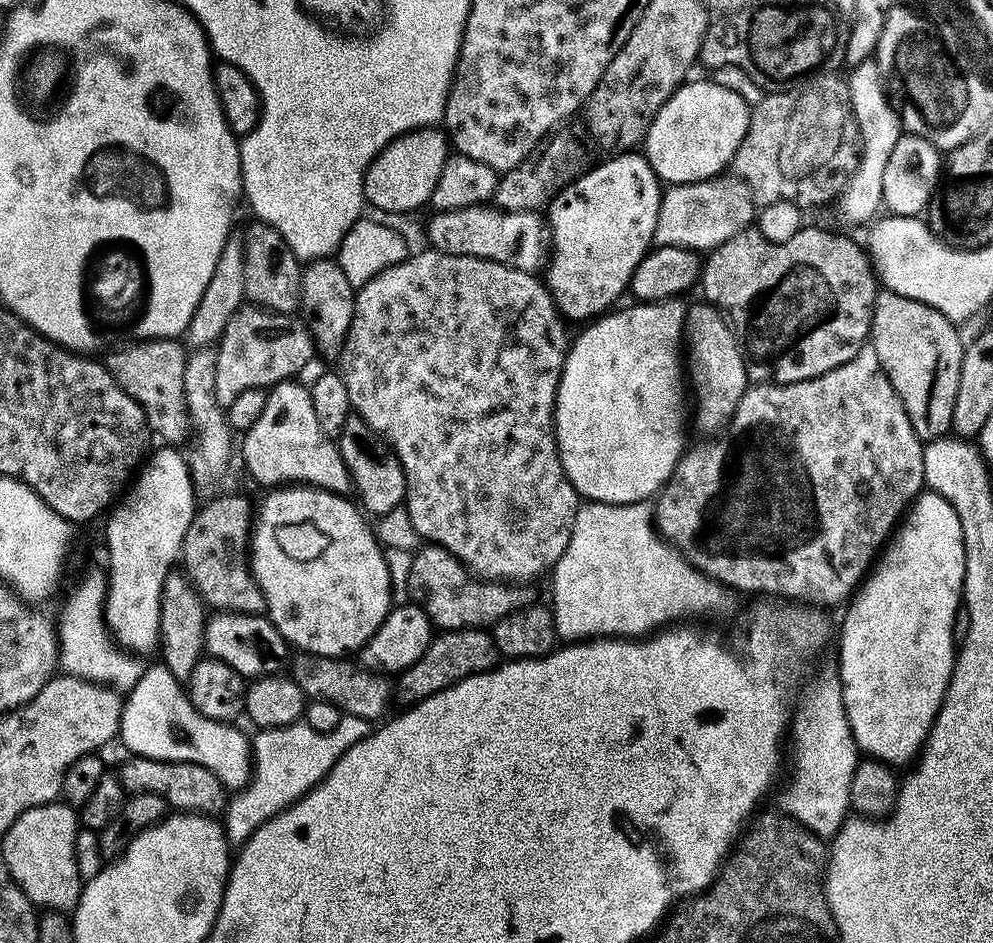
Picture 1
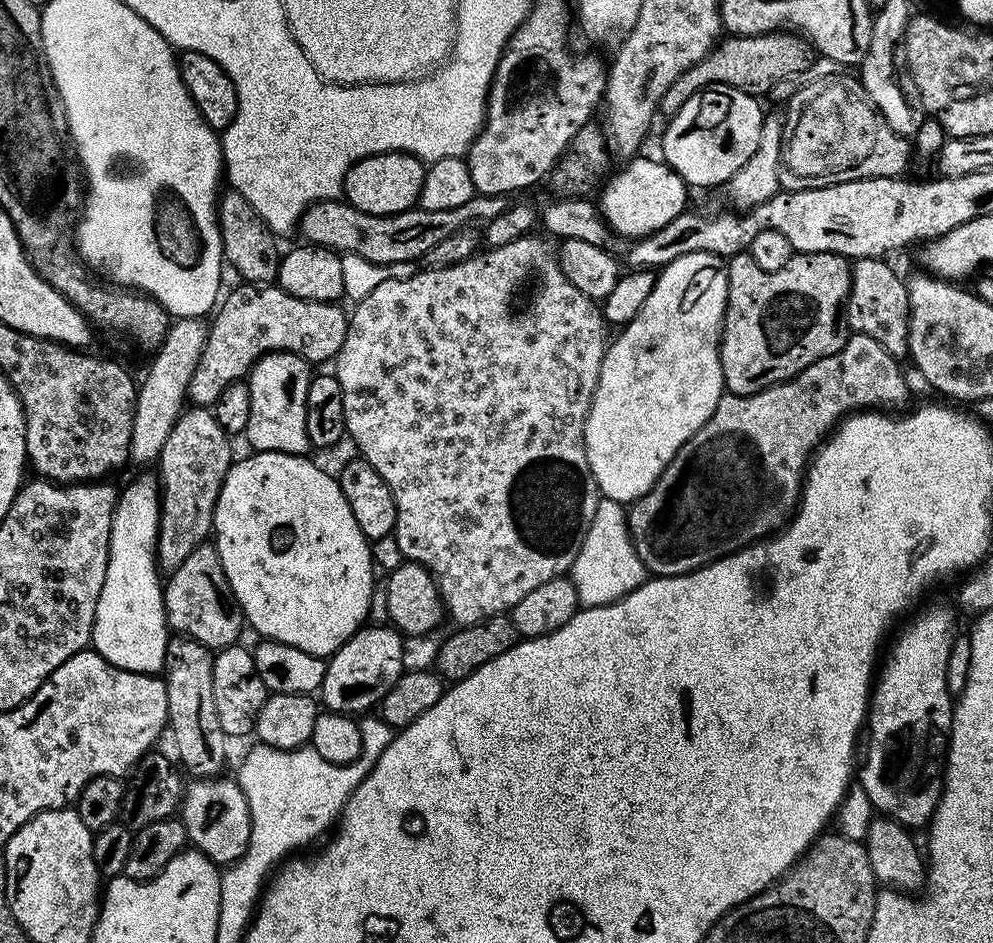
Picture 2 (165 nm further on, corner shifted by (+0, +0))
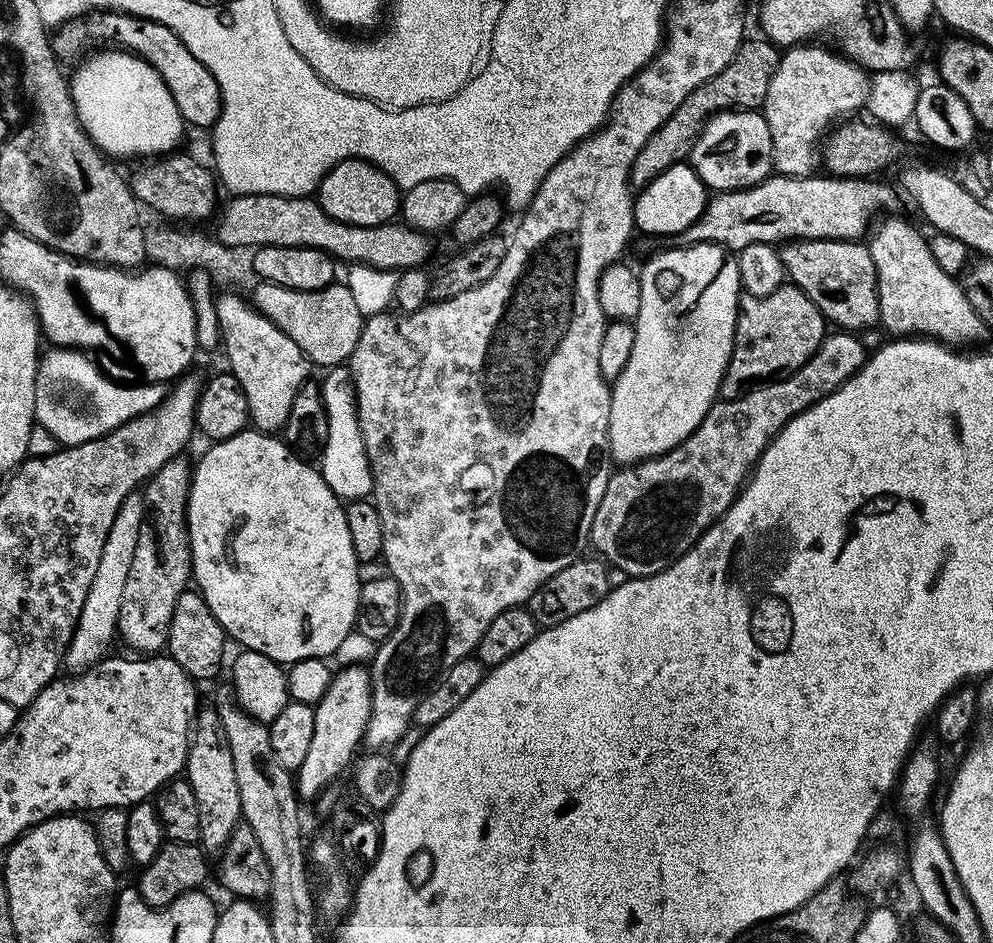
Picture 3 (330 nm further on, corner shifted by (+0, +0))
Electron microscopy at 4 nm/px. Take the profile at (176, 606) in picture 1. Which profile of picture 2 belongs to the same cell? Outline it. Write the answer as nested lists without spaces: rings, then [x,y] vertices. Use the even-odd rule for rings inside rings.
[[[176,634],[168,641],[168,653],[164,659],[162,679],[166,686],[167,727],[176,743],[179,763],[192,778],[219,777],[223,773],[220,771],[224,768],[224,759],[228,756],[230,740],[224,735],[218,722],[218,709],[214,706],[213,655],[213,649],[188,636]]]

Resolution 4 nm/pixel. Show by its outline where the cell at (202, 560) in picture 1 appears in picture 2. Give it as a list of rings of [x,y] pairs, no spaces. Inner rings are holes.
[[[205,542],[190,550],[186,562],[182,562],[182,566],[178,566],[170,573],[163,589],[164,613],[168,615],[168,626],[173,633],[188,636],[213,650],[228,648],[241,639],[240,631],[245,631],[246,628],[244,612],[232,597],[232,587],[226,578],[226,570],[222,570],[222,560],[218,558],[215,543]]]

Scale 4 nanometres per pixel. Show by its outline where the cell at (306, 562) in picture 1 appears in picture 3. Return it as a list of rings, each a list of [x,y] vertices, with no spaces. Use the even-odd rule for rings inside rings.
[[[245,430],[237,436],[213,443],[211,447],[200,461],[195,461],[192,485],[188,491],[188,541],[192,547],[192,580],[206,606],[210,606],[210,614],[218,618],[225,633],[231,639],[233,636],[240,643],[241,649],[266,654],[266,658],[277,660],[281,666],[291,666],[294,662],[306,658],[335,657],[342,640],[355,629],[362,583],[362,565],[354,554],[354,542],[350,542],[350,526],[346,526],[345,505],[340,497],[334,494],[334,490],[330,490],[319,471],[313,465],[311,468],[306,461],[292,456],[293,449],[275,435]]]

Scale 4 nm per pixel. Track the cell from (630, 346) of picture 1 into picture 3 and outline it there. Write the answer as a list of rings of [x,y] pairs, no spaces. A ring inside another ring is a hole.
[[[691,244],[689,248],[665,247],[664,252],[652,256],[644,264],[644,269],[639,269],[640,289],[642,290],[642,306],[638,310],[634,327],[634,350],[630,350],[630,358],[622,370],[622,374],[611,385],[612,405],[610,406],[610,430],[608,431],[608,450],[617,465],[627,466],[641,460],[649,460],[651,456],[661,456],[678,446],[688,437],[694,429],[700,425],[702,418],[712,409],[718,399],[720,383],[724,377],[724,371],[728,360],[732,356],[732,343],[736,337],[736,314],[742,289],[740,287],[740,275],[738,274],[738,262],[736,256],[729,249],[719,244]]]

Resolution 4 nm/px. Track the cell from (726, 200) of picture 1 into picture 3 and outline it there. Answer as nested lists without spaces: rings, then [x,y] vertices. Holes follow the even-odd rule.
[[[805,42],[798,44],[789,47],[781,55],[778,66],[774,70],[774,78],[770,78],[770,90],[766,90],[766,98],[762,105],[762,115],[766,118],[766,126],[770,126],[772,167],[781,176],[813,175],[821,163],[822,152],[820,147],[829,129],[837,122],[859,113],[865,107],[870,79],[869,73],[860,65],[853,64],[847,56],[839,51],[833,50],[831,52],[830,49],[819,48],[816,44],[819,43]]]

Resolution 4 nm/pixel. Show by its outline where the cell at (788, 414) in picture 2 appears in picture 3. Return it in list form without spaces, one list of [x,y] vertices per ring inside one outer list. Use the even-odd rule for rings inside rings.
[[[848,330],[829,331],[820,343],[819,350],[798,371],[790,373],[782,380],[773,380],[750,390],[737,400],[717,399],[706,418],[702,418],[700,425],[678,446],[661,456],[651,456],[649,460],[617,467],[608,477],[606,494],[602,494],[598,510],[594,510],[591,547],[596,547],[601,552],[597,553],[613,569],[623,572],[628,578],[653,576],[685,556],[698,542],[700,535],[716,523],[724,515],[724,511],[735,502],[736,495],[760,460],[760,455],[764,453],[768,443],[795,416],[841,388],[862,367],[866,351],[864,352],[863,342],[856,336],[859,335]]]

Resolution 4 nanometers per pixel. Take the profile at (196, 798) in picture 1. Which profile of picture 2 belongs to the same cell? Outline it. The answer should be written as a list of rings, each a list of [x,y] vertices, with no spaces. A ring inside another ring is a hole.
[[[192,778],[187,781],[178,813],[195,851],[206,854],[217,866],[229,866],[242,858],[250,843],[250,806],[237,781],[230,778]]]

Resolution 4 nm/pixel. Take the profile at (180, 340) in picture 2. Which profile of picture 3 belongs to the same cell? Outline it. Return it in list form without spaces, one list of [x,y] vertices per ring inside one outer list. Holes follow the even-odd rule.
[[[139,491],[131,492],[122,506],[118,506],[118,514],[114,514],[114,526],[110,526],[110,534],[106,534],[106,546],[102,546],[102,558],[98,558],[98,571],[94,573],[94,582],[90,582],[90,594],[86,594],[86,602],[82,602],[82,614],[64,655],[64,664],[72,667],[72,670],[83,670],[99,664],[109,655],[108,647],[112,639],[117,639],[116,623],[118,610],[122,606],[122,589],[126,587],[130,565],[134,563],[134,550],[138,547],[138,530],[143,517],[143,495]]]

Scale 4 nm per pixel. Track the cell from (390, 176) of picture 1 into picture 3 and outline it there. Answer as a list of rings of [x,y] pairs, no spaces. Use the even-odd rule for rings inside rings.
[[[343,160],[320,179],[320,187],[314,196],[322,210],[326,210],[326,214],[338,222],[354,226],[378,226],[397,219],[402,189],[369,160]]]

